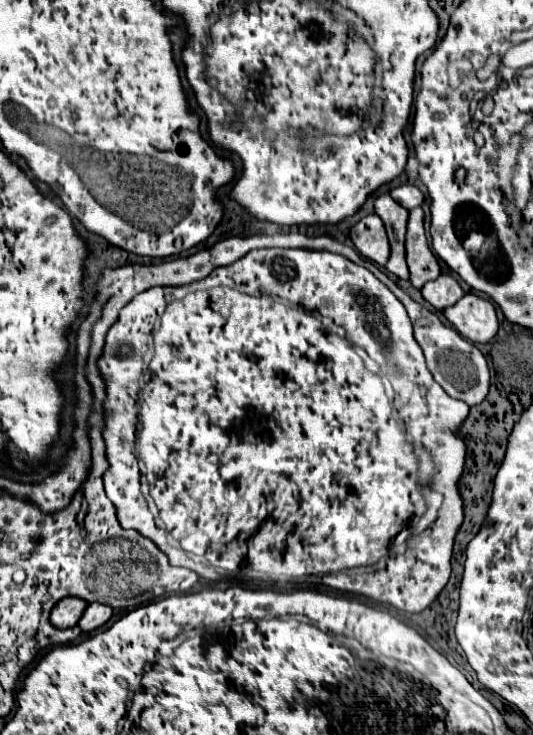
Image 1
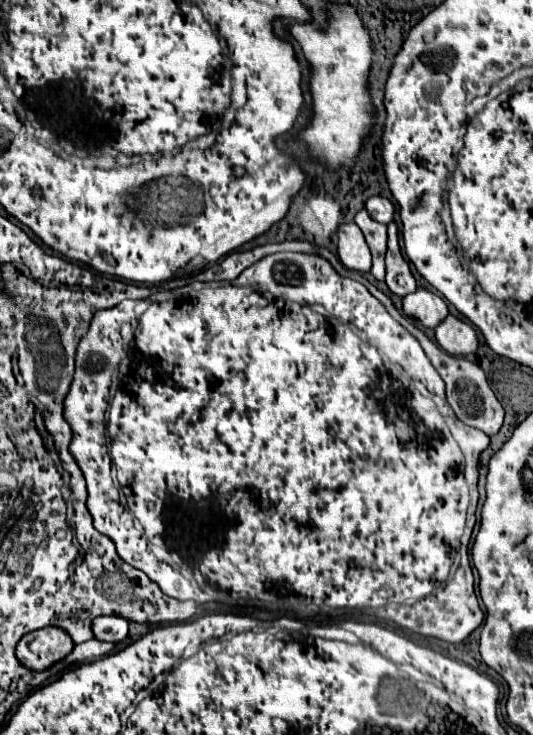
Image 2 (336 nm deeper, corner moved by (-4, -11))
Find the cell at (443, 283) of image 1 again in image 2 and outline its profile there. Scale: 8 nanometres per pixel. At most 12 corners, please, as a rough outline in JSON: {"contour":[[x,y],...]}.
{"contour":[[424,288],[404,296],[402,308],[424,328],[448,316],[444,298]]}

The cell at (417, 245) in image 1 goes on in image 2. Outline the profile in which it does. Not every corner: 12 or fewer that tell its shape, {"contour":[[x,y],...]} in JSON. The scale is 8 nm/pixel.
{"contour":[[388,224],[386,284],[406,296],[416,290],[398,244],[398,224]]}

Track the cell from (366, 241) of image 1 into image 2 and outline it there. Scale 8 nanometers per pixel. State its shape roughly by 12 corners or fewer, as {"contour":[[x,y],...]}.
{"contour":[[338,228],[338,258],[346,268],[370,272],[372,256],[360,228]]}

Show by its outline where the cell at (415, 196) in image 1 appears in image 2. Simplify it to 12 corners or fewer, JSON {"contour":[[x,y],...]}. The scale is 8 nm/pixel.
{"contour":[[384,196],[366,202],[370,216],[382,224],[394,220],[396,206]]}

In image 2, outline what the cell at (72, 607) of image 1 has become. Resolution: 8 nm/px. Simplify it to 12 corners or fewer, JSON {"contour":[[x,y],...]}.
{"contour":[[62,628],[26,634],[16,646],[24,666],[40,672],[68,656]]}

